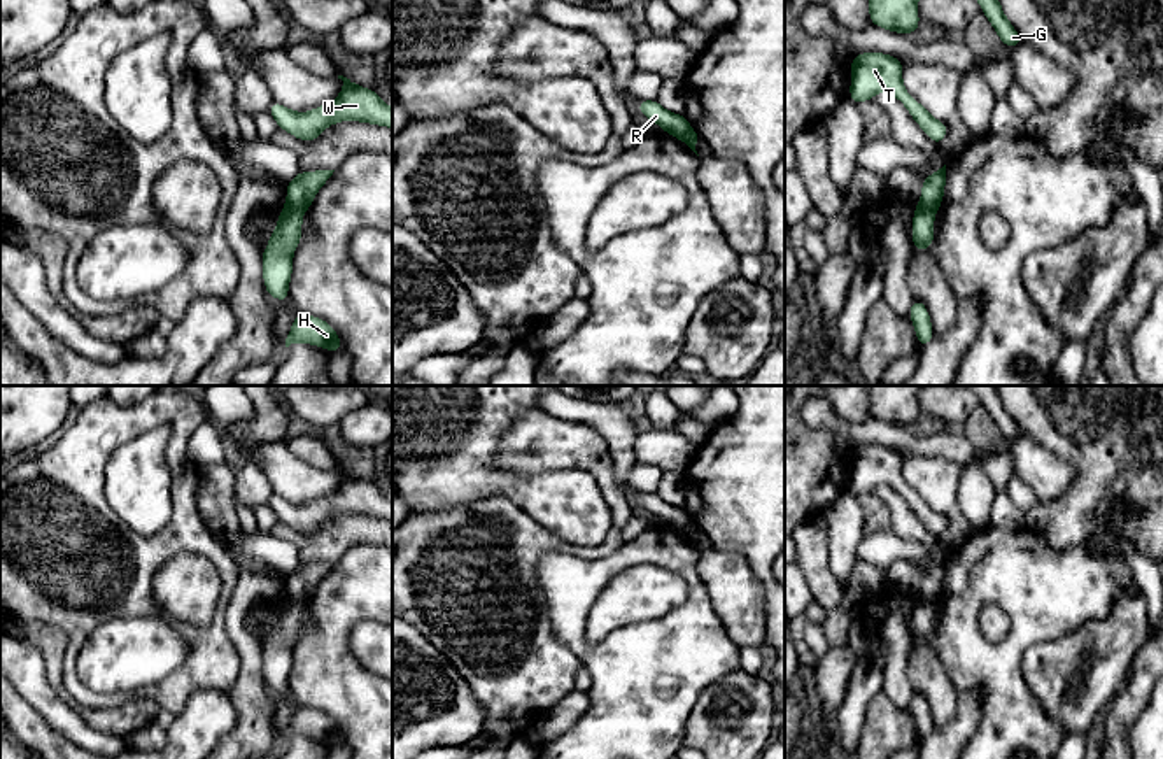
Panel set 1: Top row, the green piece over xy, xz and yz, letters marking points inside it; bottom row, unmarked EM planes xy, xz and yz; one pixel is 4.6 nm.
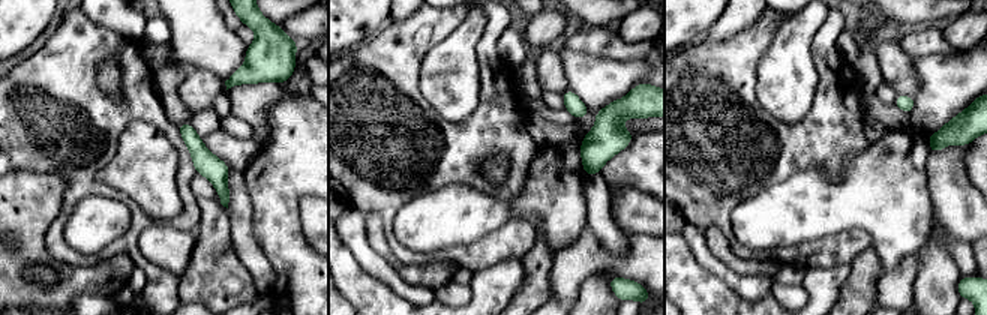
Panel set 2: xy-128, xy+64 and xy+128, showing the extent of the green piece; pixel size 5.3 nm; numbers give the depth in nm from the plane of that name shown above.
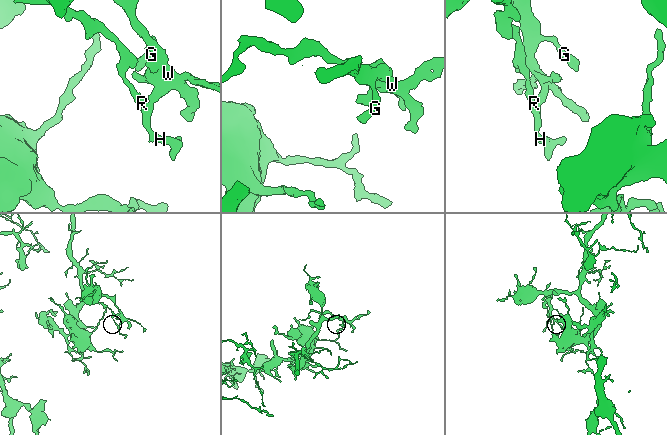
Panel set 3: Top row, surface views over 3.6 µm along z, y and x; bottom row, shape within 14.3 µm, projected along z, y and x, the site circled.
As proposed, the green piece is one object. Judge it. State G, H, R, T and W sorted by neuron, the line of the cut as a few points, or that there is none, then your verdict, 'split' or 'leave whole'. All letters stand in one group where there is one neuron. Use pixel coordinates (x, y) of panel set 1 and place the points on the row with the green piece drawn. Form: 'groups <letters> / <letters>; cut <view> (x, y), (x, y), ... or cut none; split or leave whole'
groups G T W / H R; cut xy (286, 202), (302, 212); split

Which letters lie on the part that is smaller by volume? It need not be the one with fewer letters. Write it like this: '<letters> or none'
H, R

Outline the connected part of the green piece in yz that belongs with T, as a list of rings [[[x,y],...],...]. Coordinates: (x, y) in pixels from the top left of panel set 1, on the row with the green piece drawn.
[[[878,51],[860,53],[851,58],[849,100],[862,103],[885,91],[904,103],[911,117],[937,145],[946,138],[948,126],[935,119],[918,100],[913,100],[902,81],[902,61],[899,56]]]

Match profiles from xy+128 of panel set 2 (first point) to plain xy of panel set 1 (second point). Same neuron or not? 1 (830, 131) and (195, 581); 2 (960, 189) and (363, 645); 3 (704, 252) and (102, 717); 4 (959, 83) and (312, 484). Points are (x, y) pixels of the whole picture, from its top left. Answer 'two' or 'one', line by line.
1: two
2: one
3: two
4: one

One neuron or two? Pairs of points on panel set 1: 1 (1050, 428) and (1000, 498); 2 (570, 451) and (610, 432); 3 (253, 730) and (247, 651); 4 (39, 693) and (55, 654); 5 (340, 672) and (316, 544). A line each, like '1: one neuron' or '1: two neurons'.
1: two neurons
2: two neurons
3: one neuron
4: two neurons
5: two neurons

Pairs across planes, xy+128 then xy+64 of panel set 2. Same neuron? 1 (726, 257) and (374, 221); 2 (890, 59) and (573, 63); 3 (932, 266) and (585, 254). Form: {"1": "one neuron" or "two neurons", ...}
{"1": "one neuron", "2": "two neurons", "3": "two neurons"}

